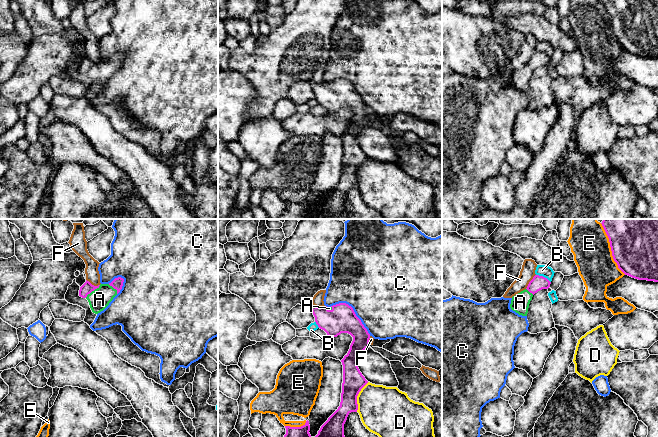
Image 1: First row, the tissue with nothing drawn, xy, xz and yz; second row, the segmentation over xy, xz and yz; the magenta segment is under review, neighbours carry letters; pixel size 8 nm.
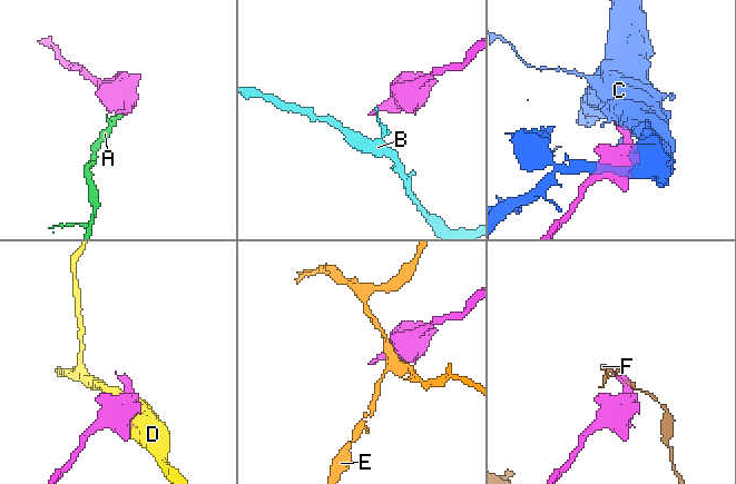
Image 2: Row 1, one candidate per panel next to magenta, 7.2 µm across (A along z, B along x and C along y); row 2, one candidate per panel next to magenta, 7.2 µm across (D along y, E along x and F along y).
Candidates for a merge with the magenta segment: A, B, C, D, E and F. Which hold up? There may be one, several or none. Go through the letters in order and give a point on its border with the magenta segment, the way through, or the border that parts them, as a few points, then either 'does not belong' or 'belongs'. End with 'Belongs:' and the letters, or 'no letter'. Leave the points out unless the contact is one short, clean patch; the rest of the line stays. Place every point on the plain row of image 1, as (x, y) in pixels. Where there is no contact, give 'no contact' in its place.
A: contact xy (92, 66); way xy (87, 63), (92, 66), (99, 75); belongs
B: contact yz (542, 52); border yz (536, 50), (544, 52), (550, 58); does not belong
C: contact xz (353, 87); border xz (330, 82), (336, 79), (347, 79), (370, 111); does not belong
D: contact xz (356, 173); does not belong
E: contact yz (611, 25); does not belong
F: contact yz (530, 57); does not belong
Belongs: A

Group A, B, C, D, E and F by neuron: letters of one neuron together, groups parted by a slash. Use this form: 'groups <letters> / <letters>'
groups A / B / C / D / E / F

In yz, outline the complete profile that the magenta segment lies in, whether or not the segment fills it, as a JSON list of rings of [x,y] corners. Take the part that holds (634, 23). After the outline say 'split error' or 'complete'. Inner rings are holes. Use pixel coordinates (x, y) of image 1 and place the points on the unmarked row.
[[[602,0],[618,44],[638,56],[658,58],[658,0]]] | complete

